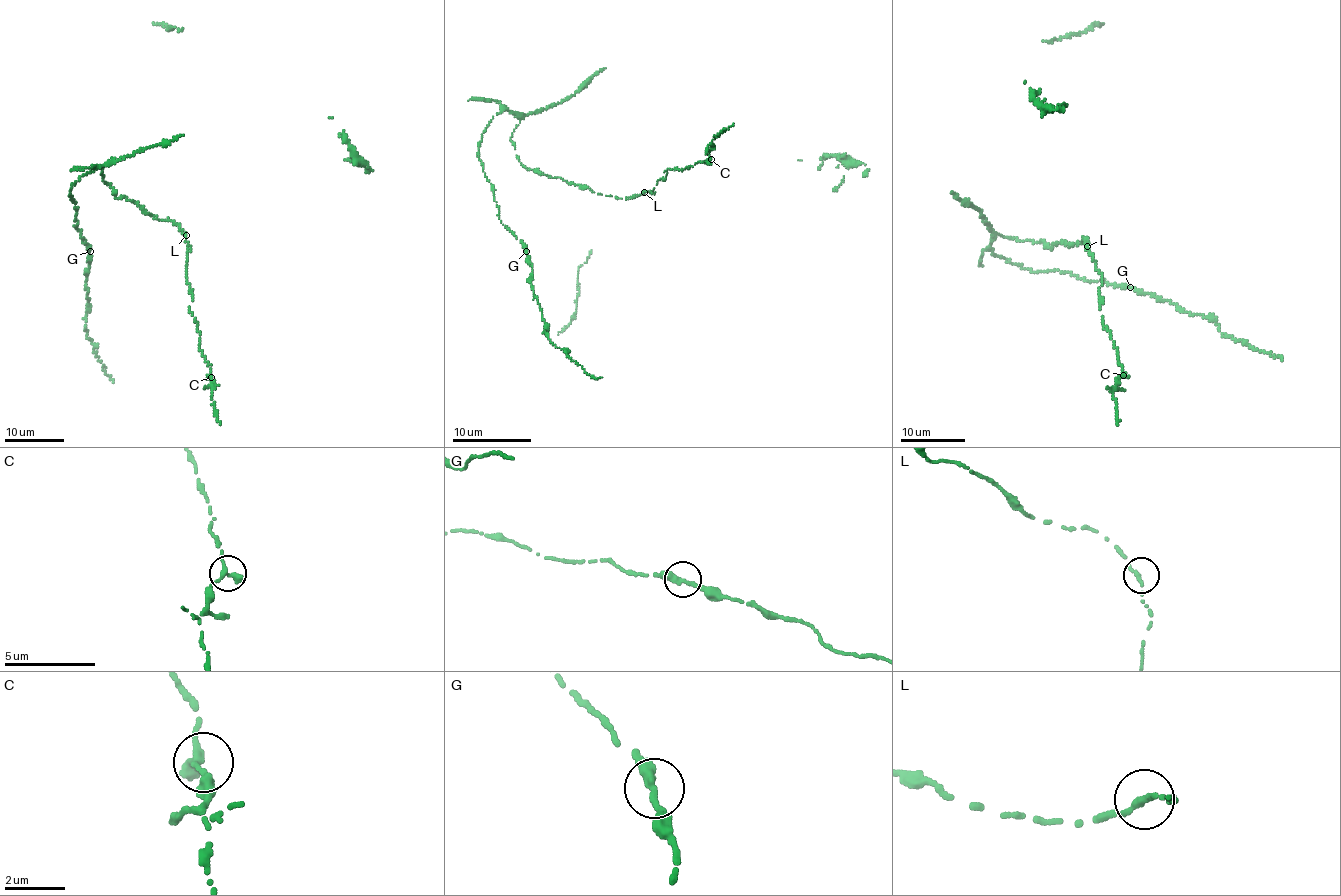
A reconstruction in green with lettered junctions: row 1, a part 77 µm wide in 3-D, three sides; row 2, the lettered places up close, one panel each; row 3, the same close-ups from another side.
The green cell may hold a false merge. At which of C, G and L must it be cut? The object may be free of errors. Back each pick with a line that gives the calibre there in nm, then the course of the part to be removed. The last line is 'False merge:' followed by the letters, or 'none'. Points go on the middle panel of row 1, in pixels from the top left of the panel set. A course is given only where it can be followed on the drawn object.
False merge: none

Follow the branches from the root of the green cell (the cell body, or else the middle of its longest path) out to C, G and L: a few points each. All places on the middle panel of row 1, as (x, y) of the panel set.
C: (512, 136), (525, 167), (618, 198), (645, 191), (654, 194), (668, 168), (688, 169), (711, 159)
G: (512, 136), (520, 120), (504, 110), (482, 134), (479, 160), (493, 185), (501, 222), (527, 250)
L: (512, 136), (510, 141), (519, 161), (548, 177), (560, 177), (598, 194), (618, 198), (644, 192)

